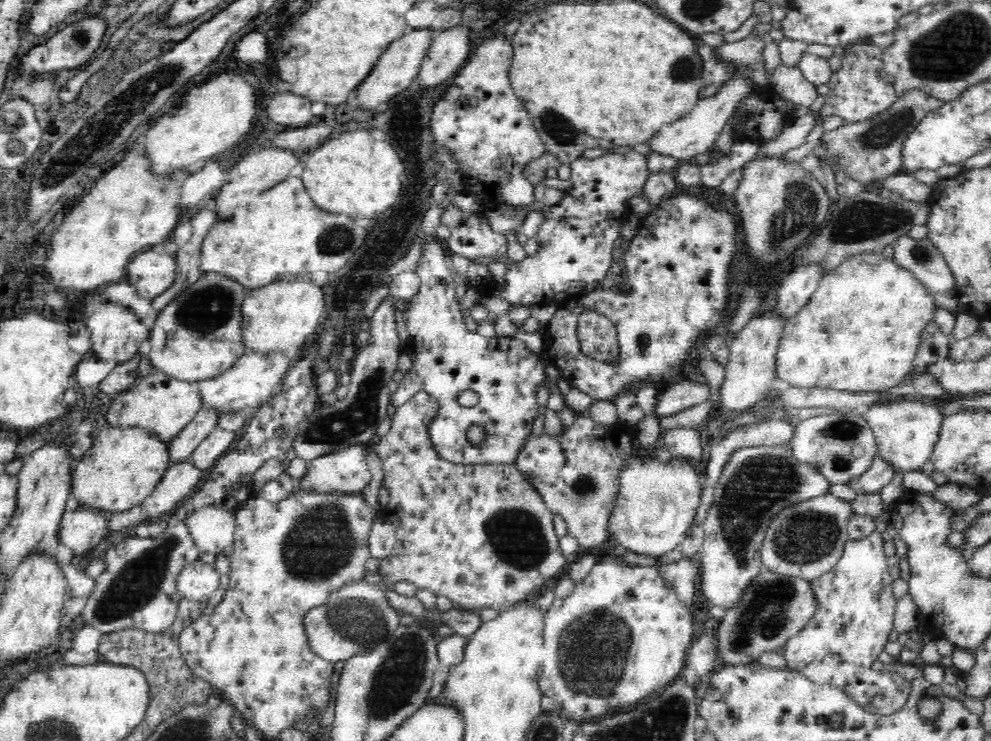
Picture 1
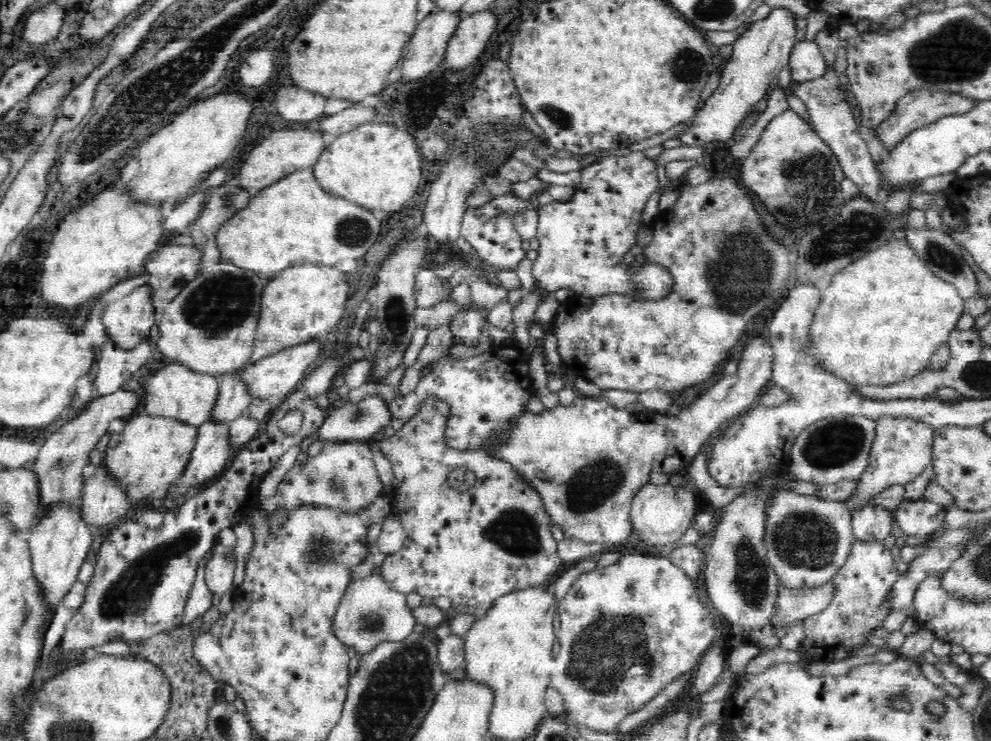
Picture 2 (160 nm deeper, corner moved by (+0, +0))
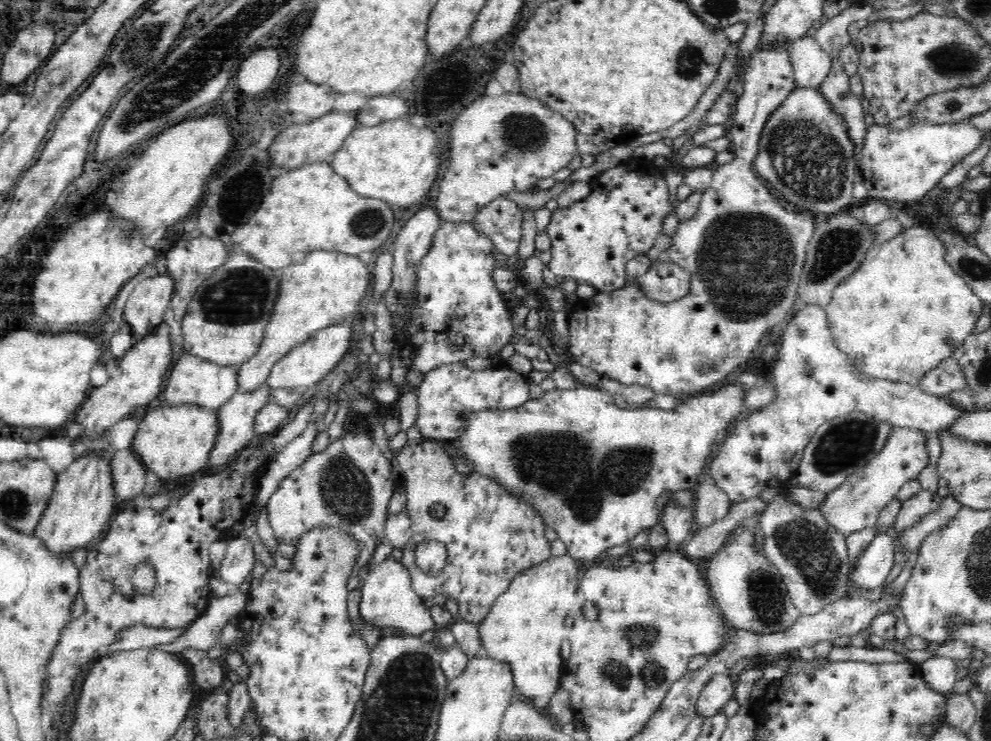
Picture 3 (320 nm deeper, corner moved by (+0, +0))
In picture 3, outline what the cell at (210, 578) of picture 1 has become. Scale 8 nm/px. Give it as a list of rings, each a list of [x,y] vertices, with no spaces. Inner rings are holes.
[[[240,535],[228,540],[219,573],[233,587],[252,578],[259,566],[251,539]]]

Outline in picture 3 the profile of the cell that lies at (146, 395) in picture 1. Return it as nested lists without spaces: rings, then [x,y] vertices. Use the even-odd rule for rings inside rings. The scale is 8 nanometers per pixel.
[[[184,353],[172,367],[172,374],[168,378],[168,386],[164,388],[164,400],[170,406],[181,404],[194,404],[207,411],[219,409],[227,400],[230,400],[239,390],[239,368],[222,367],[199,356]]]

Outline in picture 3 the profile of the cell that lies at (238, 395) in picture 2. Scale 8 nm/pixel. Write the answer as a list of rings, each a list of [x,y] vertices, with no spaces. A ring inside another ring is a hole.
[[[317,250],[309,252],[301,264],[292,263],[280,270],[279,296],[275,301],[274,314],[266,326],[266,336],[259,351],[239,367],[239,390],[256,391],[287,352],[310,340],[319,329],[352,318],[372,283],[370,267],[371,263],[364,263],[358,255]]]

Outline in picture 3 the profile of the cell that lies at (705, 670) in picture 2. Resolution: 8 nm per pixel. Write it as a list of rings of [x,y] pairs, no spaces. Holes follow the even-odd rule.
[[[731,672],[715,674],[705,685],[696,702],[696,715],[704,720],[724,713],[730,700],[735,697]]]

